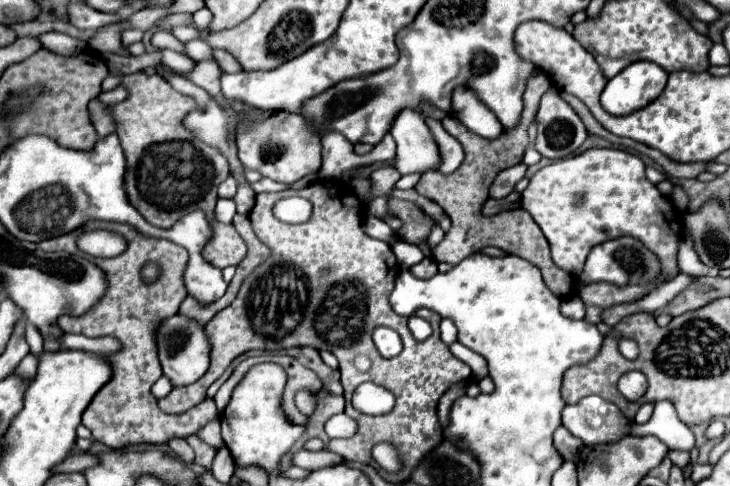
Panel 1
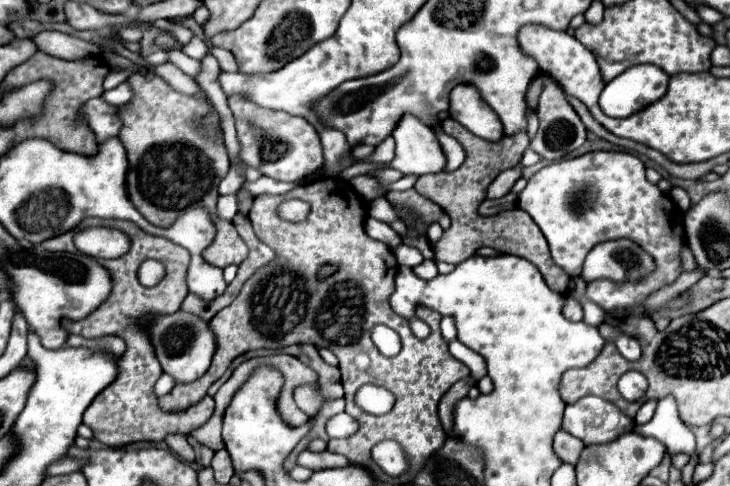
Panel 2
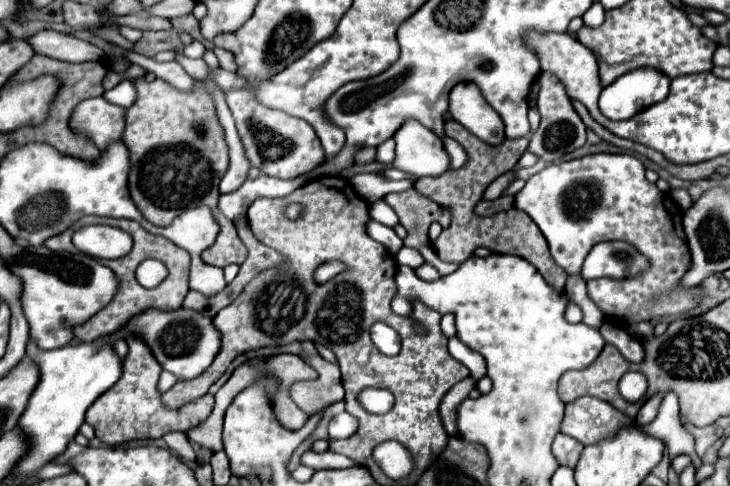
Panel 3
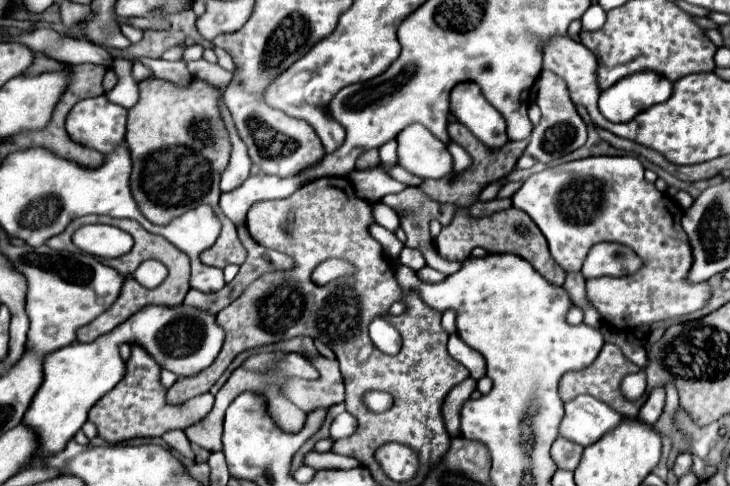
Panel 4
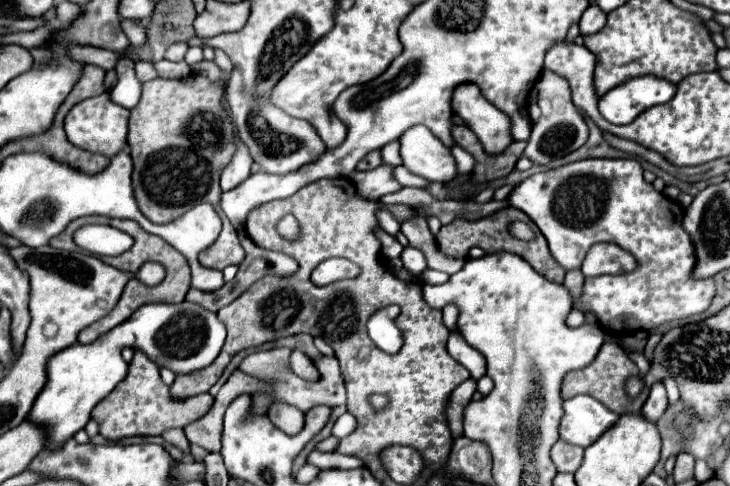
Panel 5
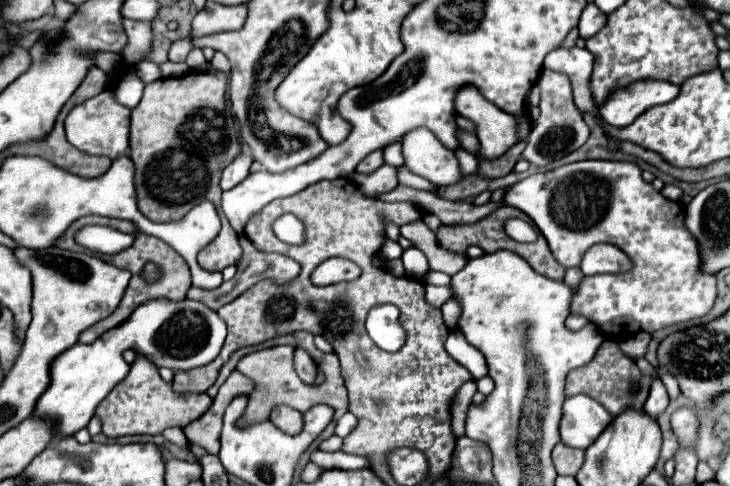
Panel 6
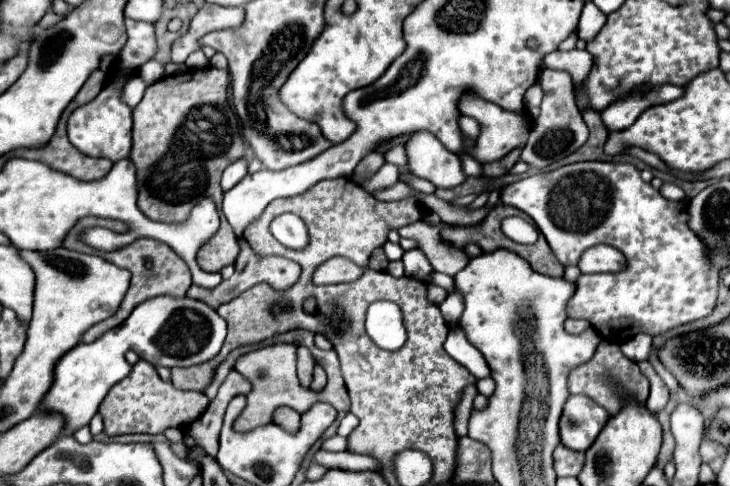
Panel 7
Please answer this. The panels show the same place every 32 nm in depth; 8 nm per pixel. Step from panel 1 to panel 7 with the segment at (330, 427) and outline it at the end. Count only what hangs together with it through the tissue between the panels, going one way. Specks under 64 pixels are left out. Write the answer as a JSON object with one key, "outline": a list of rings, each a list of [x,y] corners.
{"outline":[[[348,412],[342,420],[340,420],[340,426],[338,426],[338,434],[340,436],[348,436],[354,428],[358,426],[358,418],[352,414],[352,412]]]}

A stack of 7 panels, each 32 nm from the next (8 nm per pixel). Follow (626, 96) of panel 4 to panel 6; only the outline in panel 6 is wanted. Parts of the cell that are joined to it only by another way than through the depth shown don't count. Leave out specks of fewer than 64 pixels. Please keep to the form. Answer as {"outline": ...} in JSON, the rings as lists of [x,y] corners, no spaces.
{"outline":[[[636,80],[628,88],[620,88],[608,94],[608,100],[600,104],[600,116],[612,126],[632,124],[646,108],[674,100],[678,86],[664,80]]]}

